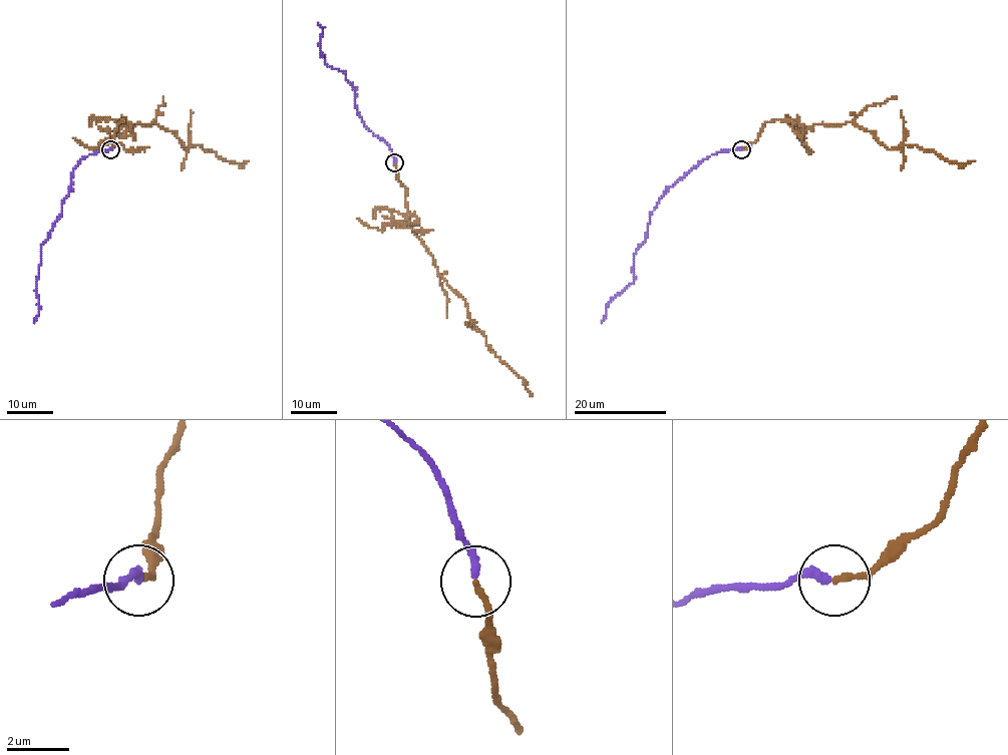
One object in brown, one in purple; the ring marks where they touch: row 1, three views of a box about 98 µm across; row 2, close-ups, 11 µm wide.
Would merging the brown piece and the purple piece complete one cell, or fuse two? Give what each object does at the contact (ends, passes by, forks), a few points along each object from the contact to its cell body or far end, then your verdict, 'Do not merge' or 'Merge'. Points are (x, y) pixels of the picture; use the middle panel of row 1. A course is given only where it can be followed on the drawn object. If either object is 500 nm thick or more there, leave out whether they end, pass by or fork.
At the ring brown ends. At the ring purple ends. Course of brown: (394, 162), (407, 189), (411, 231), (465, 302), (488, 348), (532, 395). Course of purple: (394, 162), (391, 148), (363, 121), (344, 71), (329, 66), (321, 55), (323, 27), (317, 23). Do not merge

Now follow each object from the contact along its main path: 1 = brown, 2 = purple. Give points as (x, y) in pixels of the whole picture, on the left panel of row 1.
1: (110, 148), (122, 120), (127, 128), (154, 122), (172, 131), (185, 148), (201, 145), (241, 165), (248, 160)
2: (110, 148), (86, 155), (71, 176), (60, 217), (40, 252), (35, 291), (39, 314), (33, 322)

